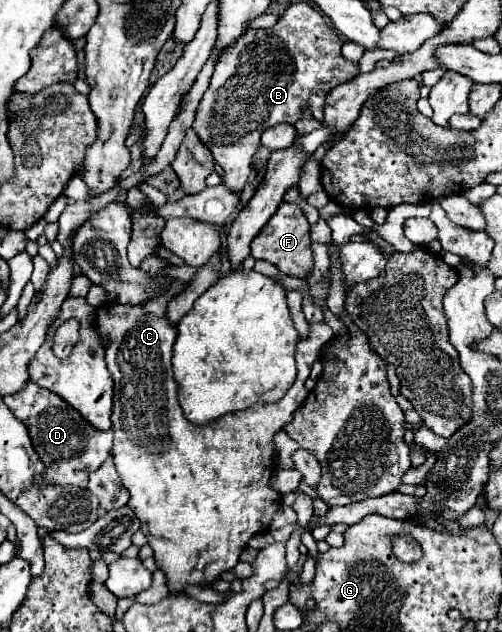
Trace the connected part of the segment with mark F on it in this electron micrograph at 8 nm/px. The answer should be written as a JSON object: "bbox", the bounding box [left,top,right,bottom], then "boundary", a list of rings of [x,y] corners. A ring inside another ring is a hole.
{"bbox":[251,202,313,278],"boundary":[[[282,202],[277,212],[271,216],[271,220],[265,224],[265,228],[259,232],[259,236],[251,244],[251,256],[269,260],[283,272],[285,276],[303,278],[307,276],[309,268],[313,266],[313,256],[309,248],[309,222],[303,214],[303,210],[297,204]]]}

